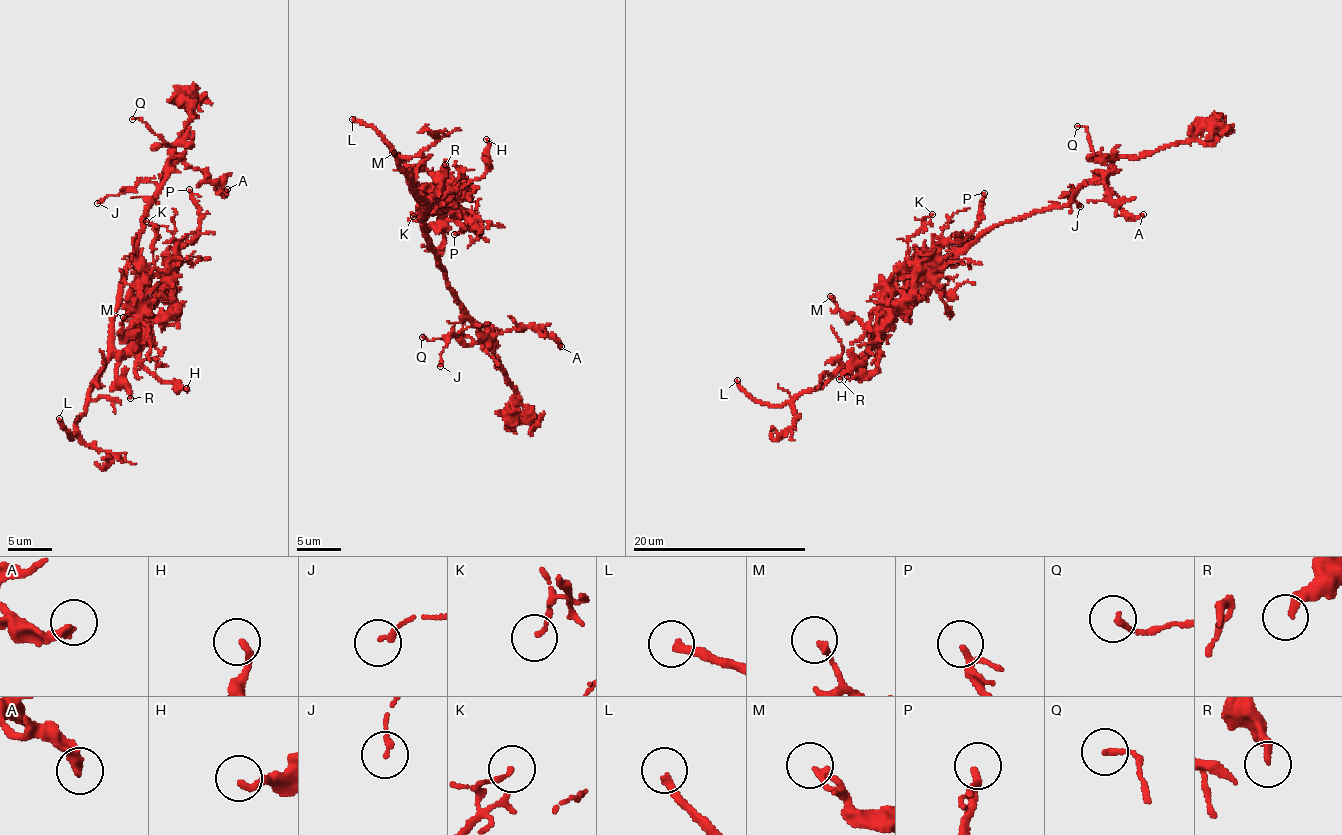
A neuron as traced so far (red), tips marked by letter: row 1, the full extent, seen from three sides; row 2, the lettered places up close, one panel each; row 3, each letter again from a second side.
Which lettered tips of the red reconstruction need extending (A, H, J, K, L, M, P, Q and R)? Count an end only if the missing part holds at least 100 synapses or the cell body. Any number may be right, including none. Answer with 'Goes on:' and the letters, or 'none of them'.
Goes on: L

